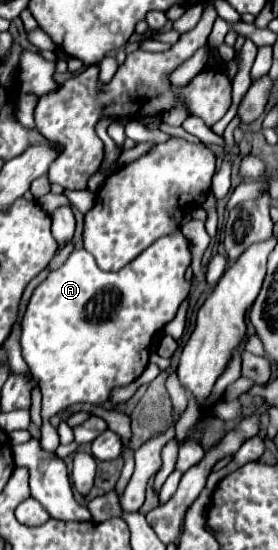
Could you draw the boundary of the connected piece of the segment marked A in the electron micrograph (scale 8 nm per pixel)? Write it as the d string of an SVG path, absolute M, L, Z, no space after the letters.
M172 233L168 237L162 237L158 241L154 241L146 251L142 251L132 263L128 263L126 267L122 267L120 271L116 273L108 273L108 271L102 271L94 257L86 251L86 249L74 249L66 263L62 267L58 267L56 271L52 271L32 293L32 299L28 303L28 311L24 315L24 321L22 321L22 337L20 337L20 345L22 345L22 357L24 361L28 363L30 367L30 373L32 377L38 381L38 387L40 387L40 393L42 393L42 421L48 421L50 417L54 415L60 415L64 413L68 407L76 405L76 403L92 403L92 405L100 405L100 403L106 403L110 401L110 395L114 389L118 387L126 387L130 385L134 379L138 379L142 375L142 371L146 369L148 365L148 355L150 355L150 341L152 337L168 323L174 319L176 311L178 311L178 305L186 299L186 295L190 293L190 281L186 281L186 269L190 265L190 245L188 241L182 237L182 233Z

